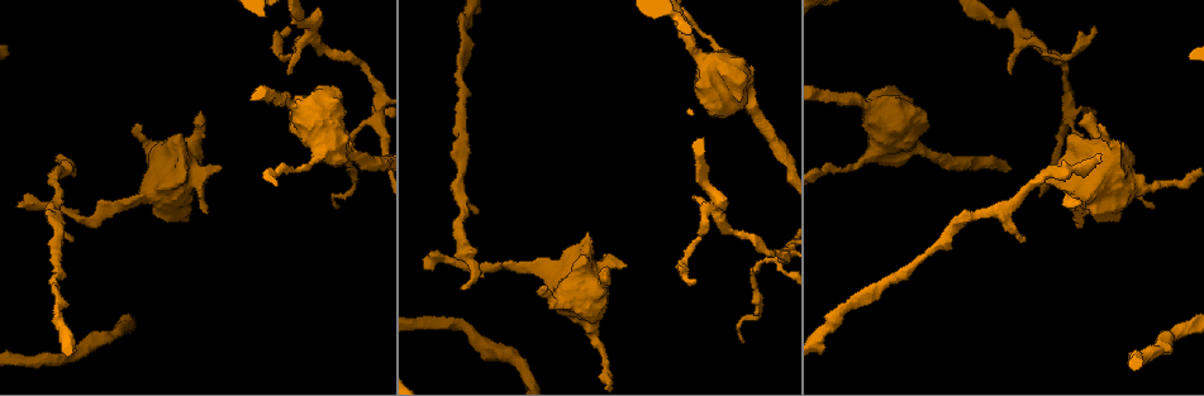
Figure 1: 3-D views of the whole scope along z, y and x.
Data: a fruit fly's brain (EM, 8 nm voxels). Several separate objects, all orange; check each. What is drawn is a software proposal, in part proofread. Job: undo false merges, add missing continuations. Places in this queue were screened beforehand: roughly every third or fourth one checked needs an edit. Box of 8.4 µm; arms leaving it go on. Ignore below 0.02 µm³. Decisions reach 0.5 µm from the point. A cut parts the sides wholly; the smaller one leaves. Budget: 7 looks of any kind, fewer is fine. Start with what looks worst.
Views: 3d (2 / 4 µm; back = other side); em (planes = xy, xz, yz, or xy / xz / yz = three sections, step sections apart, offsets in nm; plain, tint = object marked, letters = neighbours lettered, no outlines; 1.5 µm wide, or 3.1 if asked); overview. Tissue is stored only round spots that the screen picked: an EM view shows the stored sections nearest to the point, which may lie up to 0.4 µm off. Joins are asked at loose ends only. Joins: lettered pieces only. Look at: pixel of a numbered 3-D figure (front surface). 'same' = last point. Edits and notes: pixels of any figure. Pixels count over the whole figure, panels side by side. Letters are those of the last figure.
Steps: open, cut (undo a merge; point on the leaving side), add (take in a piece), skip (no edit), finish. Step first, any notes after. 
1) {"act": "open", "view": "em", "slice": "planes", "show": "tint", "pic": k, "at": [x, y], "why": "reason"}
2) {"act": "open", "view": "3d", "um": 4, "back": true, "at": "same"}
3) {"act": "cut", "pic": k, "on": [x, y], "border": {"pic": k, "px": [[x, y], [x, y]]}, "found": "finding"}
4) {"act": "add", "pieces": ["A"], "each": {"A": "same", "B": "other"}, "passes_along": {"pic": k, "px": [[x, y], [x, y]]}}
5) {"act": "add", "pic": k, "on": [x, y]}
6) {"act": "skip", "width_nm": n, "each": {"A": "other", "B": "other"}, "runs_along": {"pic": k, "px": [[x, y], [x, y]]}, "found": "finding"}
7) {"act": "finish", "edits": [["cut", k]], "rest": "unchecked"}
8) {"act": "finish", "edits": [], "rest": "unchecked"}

{"act": "open", "view": "em", "slice": "xz", "step": 4, "show": "letters", "pic": 1, "at": [1100, 156], "why": "branch stops here"}

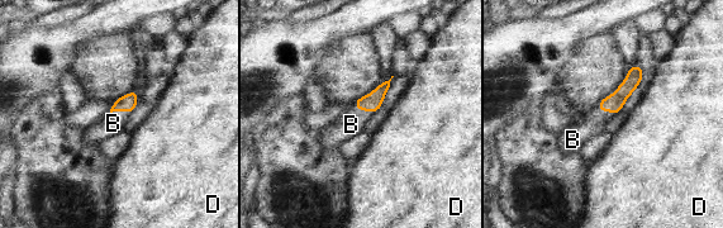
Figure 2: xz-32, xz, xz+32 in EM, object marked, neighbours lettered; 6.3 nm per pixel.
{"act": "open", "view": "em", "slice": "planes", "show": "letters", "at": "same"}

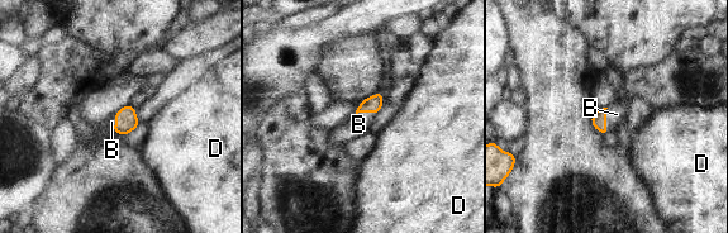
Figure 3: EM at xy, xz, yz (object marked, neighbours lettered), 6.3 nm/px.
{"act": "add", "pieces": ["B"], "longest_contact_nm": ["B", 150], "each": {"B": "same", "D": "other"}, "passes_along": {"pic": 3, "px": [[598, 119], [604, 119], [617, 114]]}, "found": "the neuron continues"}

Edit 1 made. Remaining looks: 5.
{"act": "open", "view": "em", "slice": "planes", "show": "letters", "pic": 1, "at": [1099, 124], "why": "free end"}

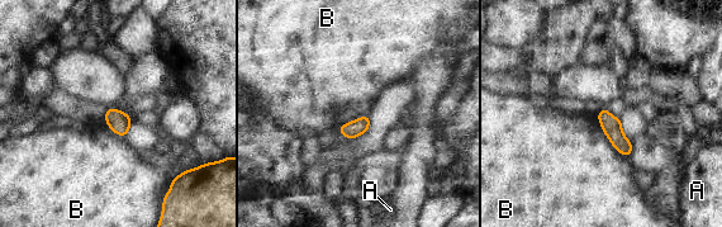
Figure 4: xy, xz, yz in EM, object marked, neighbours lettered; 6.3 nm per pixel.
{"act": "skip", "each": {"A": "other", "B": "other"}, "border": {"pic": 4, "px": [[595, 116], [608, 141], [628, 157]]}, "found": "none of them fits"}

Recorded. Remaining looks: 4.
{"act": "open", "view": "em", "slice": "yz", "step": 4, "show": "tint", "pic": 1, "at": [358, 129], "why": "calibre changes"}

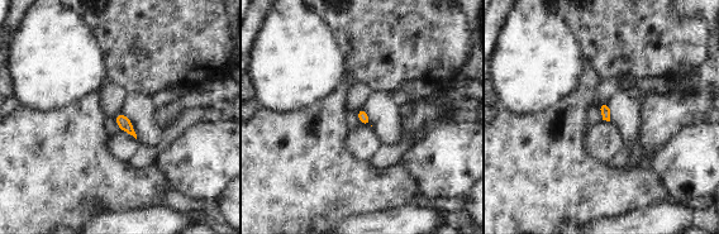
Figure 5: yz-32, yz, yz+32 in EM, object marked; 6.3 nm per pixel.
{"act": "open", "view": "em", "slice": "planes", "show": "letters", "at": "same"}

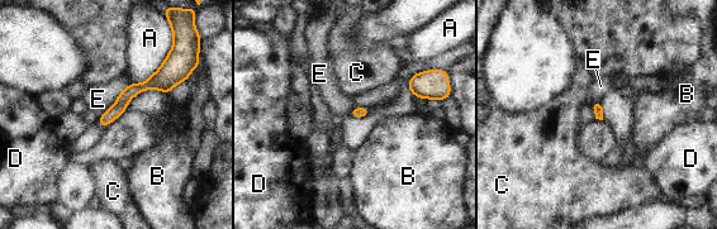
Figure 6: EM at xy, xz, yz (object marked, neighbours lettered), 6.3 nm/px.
{"act": "skip", "each": {"A": "other", "B": "other", "C": "other", "D": "other", "E": "other"}, "runs_along": {"pic": 6, "px": [[180, 74], [136, 87], [103, 122]]}, "found": "one neuron here"}

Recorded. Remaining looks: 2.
{"act": "finish", "edits": [["add", 3]], "rest": "unchecked"}

